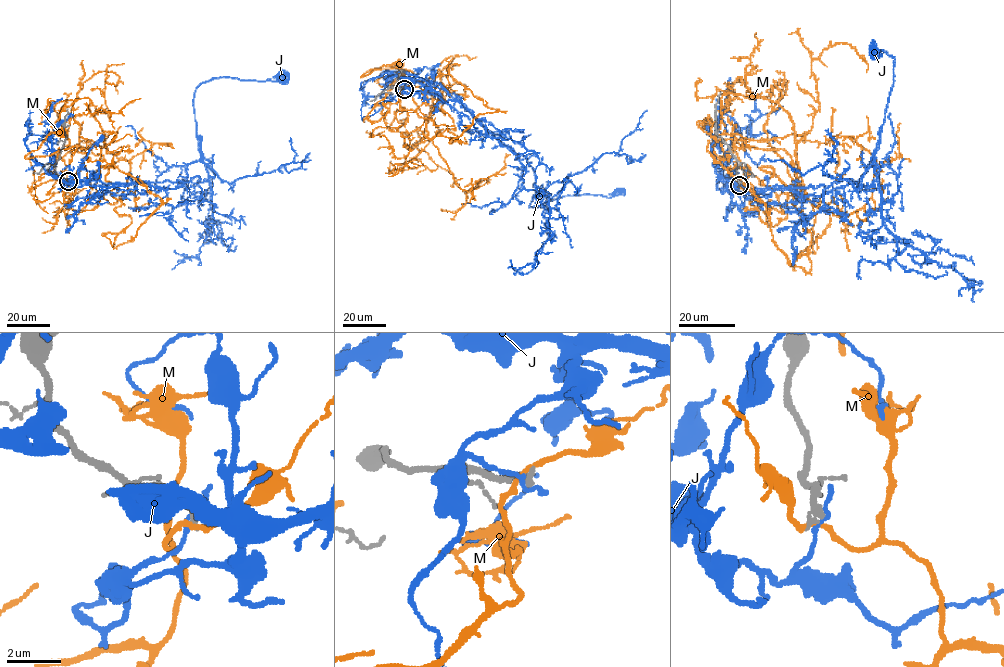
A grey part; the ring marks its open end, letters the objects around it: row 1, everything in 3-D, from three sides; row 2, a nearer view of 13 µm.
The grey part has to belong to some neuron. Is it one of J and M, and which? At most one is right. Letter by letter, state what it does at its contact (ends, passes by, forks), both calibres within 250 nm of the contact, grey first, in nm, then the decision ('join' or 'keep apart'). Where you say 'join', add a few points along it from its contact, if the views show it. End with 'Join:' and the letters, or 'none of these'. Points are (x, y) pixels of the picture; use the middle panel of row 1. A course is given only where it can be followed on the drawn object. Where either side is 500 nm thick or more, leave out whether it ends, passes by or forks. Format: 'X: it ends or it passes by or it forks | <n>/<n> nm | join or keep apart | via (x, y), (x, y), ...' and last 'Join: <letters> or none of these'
J: it ends | 280/170 nm | keep apart
M: it passes by | 260/170 nm | keep apart
Join: none of these

